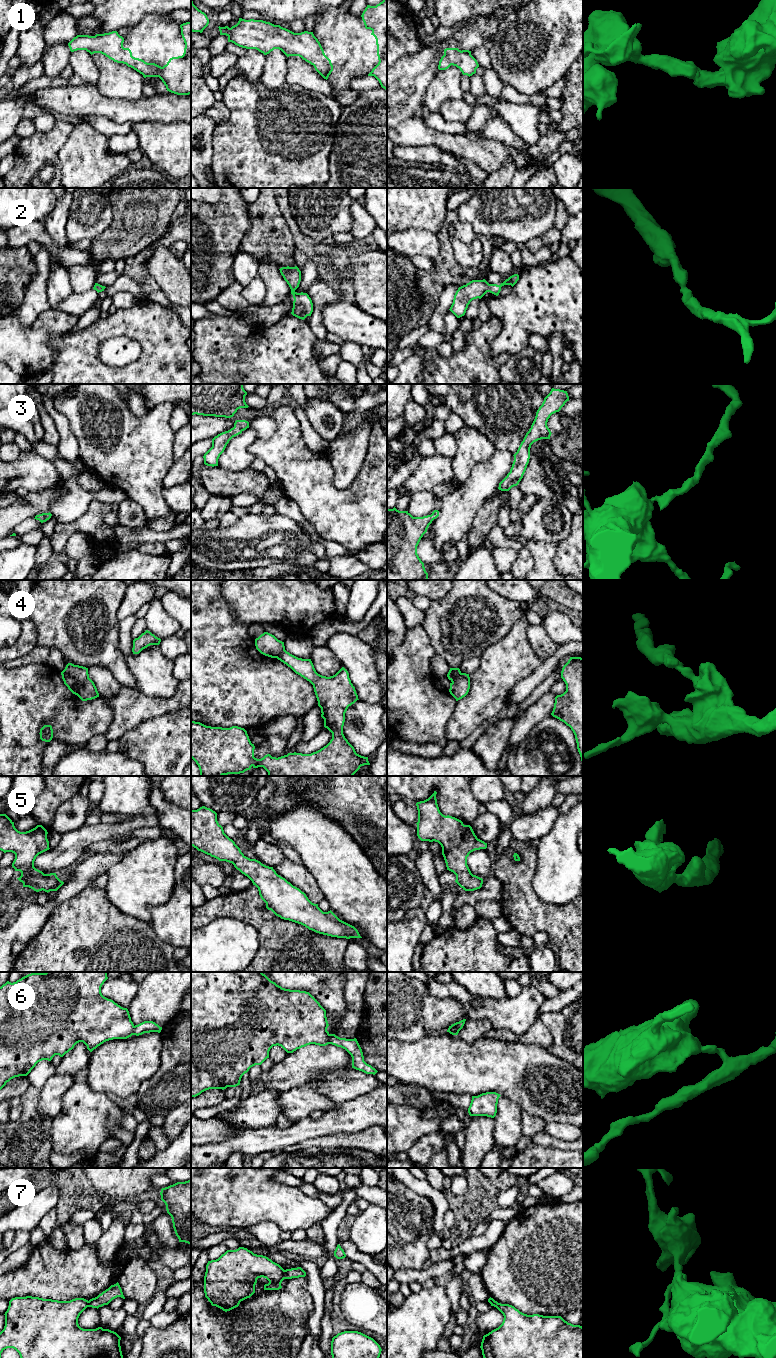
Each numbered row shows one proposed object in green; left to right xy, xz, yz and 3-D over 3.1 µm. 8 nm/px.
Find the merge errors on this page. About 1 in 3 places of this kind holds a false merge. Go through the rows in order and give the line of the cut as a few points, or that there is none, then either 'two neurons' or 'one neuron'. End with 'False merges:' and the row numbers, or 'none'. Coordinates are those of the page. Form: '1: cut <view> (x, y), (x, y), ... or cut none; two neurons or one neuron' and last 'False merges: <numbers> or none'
1: cut none; one neuron
2: cut none; one neuron
3: cut none; one neuron
4: cut xy (88, 677), (76, 694); two neurons
5: cut none; one neuron
6: cut xz (328, 1034), (329, 1043); two neurons
7: cut xz (283, 1270), (285, 1278); two neurons
False merges: 4, 6, 7

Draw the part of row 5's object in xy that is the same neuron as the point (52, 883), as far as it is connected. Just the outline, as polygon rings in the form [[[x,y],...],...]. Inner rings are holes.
[[[0,814],[0,850],[15,854],[12,867],[21,872],[17,879],[23,883],[23,887],[36,892],[57,891],[64,884],[56,873],[44,874],[34,867],[36,857],[50,849],[47,834],[42,825],[20,832],[6,814]]]

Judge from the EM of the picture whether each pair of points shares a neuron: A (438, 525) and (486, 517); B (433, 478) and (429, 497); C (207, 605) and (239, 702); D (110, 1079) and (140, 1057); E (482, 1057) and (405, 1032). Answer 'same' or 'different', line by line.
A: different
B: different
C: same
D: same
E: different

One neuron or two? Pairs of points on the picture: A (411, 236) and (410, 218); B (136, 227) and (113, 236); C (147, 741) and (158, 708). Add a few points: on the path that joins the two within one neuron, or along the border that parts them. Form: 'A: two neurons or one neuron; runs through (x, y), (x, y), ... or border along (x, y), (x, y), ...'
A: two neurons; border along (397, 231), (423, 228), (434, 233)
B: one neuron; runs through (130, 232), (126, 236), (119, 236)
C: two neurons; border along (177, 709), (143, 720), (134, 728)

